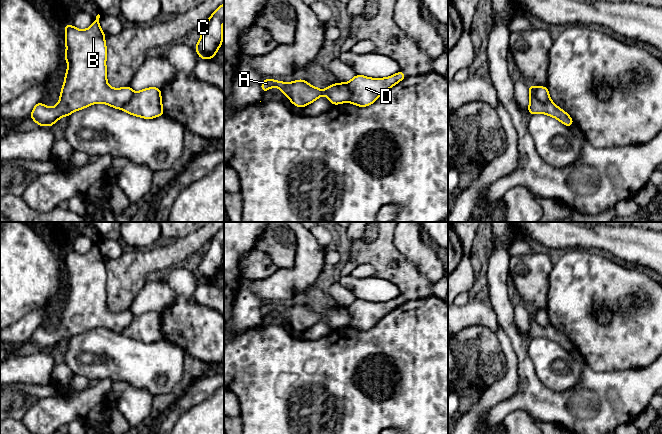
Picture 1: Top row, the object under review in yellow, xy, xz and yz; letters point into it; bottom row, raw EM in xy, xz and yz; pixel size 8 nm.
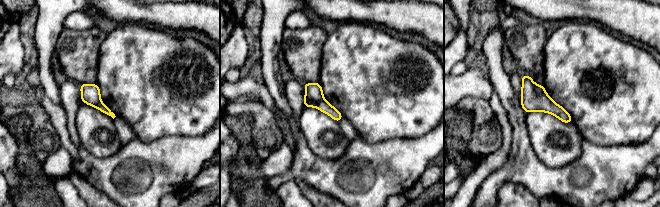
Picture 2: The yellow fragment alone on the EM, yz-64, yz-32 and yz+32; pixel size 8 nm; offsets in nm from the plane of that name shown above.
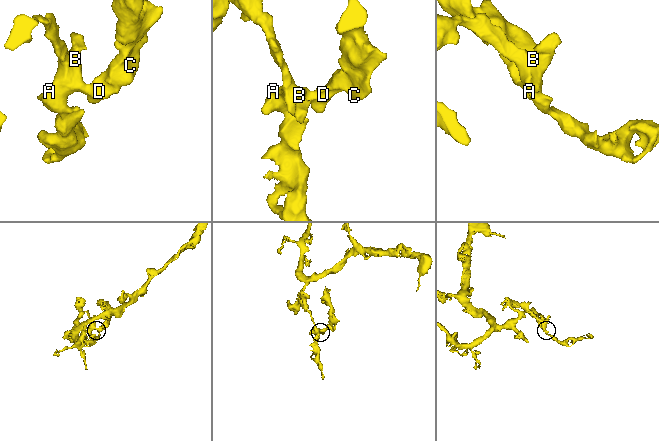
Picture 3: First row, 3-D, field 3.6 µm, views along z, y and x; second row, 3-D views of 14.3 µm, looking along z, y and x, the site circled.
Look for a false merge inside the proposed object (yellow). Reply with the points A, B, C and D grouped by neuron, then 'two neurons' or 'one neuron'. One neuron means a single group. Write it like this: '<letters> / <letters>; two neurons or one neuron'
A B / C D; two neurons

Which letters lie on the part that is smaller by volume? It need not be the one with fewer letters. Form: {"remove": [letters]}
{"remove": ["C", "D"]}

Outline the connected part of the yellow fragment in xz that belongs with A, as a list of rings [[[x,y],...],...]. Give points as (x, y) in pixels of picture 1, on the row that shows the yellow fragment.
[[[266,78],[261,84],[263,93],[273,87],[279,88],[297,107],[305,107],[323,94],[333,105],[348,102],[351,97],[347,84],[339,82],[328,86],[325,90],[314,87],[303,79],[286,83]]]

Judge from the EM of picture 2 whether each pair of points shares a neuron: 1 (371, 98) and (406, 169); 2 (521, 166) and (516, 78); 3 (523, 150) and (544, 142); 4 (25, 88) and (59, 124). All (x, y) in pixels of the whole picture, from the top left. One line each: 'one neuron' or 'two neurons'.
1: two neurons
2: two neurons
3: two neurons
4: one neuron

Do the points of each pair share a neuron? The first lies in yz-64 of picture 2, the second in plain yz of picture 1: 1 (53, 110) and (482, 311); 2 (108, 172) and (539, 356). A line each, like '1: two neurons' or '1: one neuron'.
1: one neuron
2: two neurons

